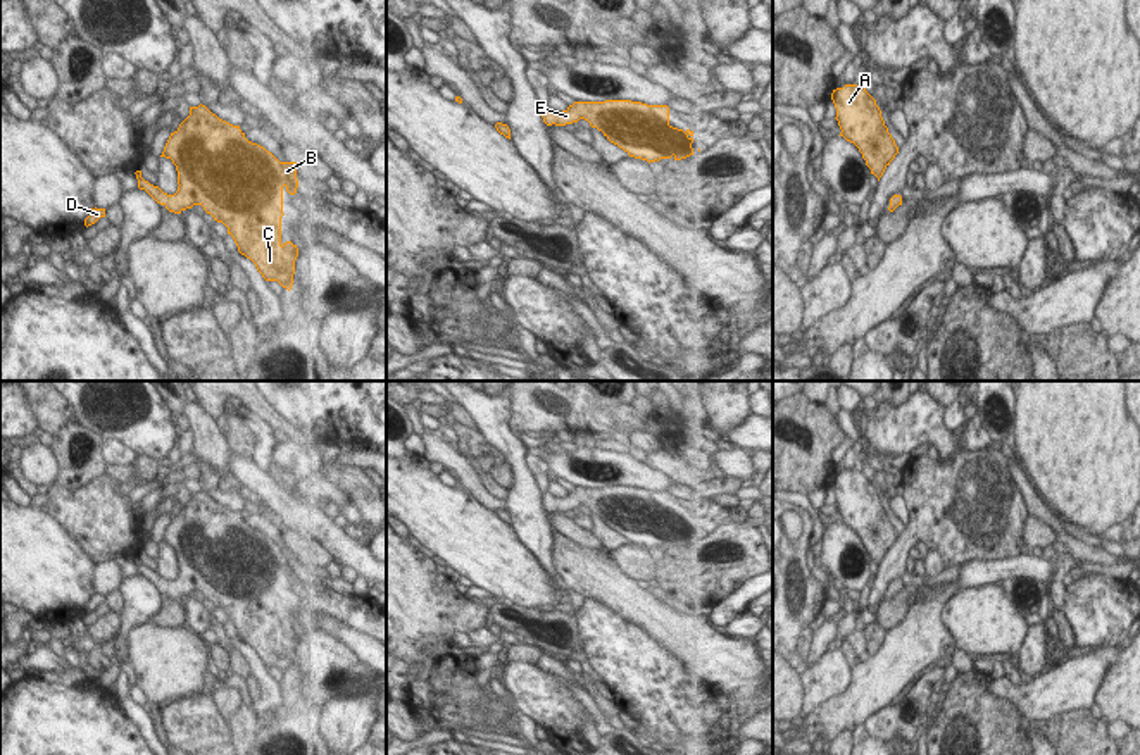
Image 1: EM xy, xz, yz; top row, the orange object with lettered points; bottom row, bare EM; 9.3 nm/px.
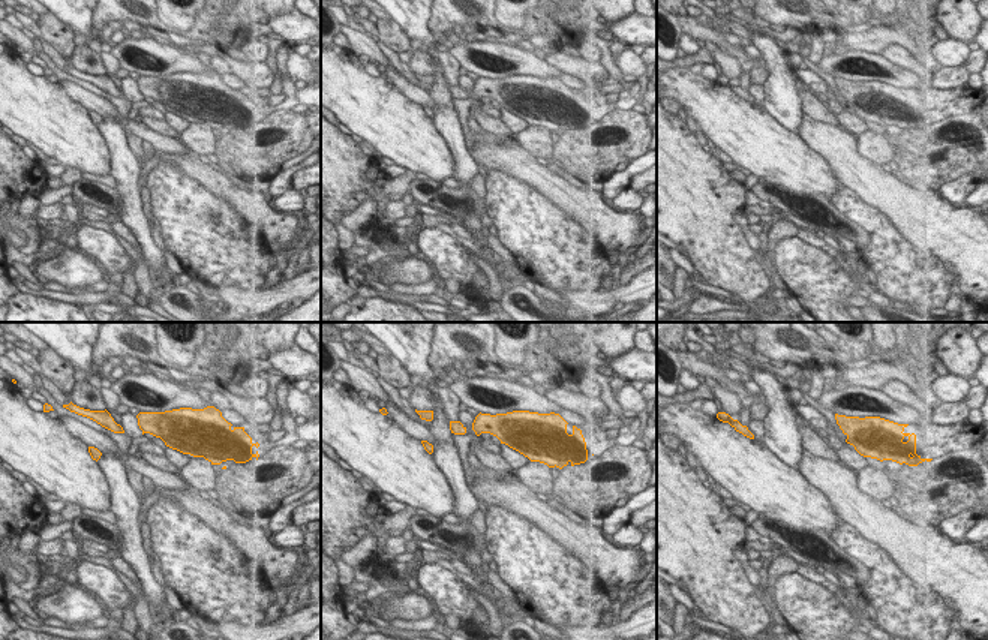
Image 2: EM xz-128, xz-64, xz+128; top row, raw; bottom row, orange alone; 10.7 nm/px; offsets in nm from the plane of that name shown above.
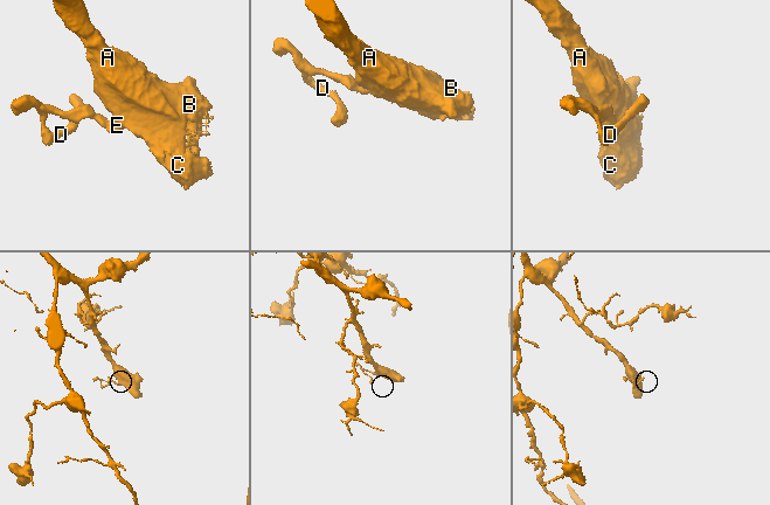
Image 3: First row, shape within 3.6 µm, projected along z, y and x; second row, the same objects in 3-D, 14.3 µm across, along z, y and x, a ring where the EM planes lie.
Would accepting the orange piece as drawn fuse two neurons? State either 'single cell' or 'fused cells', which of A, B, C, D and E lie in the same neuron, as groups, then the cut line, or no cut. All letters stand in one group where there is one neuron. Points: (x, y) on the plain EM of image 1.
single cell; A B C D E; no cut

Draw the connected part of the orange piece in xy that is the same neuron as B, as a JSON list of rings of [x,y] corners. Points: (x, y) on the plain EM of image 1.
[[[205,491],[190,493],[190,502],[171,519],[160,543],[171,545],[178,557],[178,577],[164,579],[136,557],[138,574],[145,576],[169,598],[181,600],[193,591],[202,591],[214,607],[228,614],[238,638],[250,645],[266,667],[278,667],[288,677],[293,672],[298,634],[281,627],[283,577],[297,579],[297,548],[279,548],[264,533],[245,524],[240,512],[233,512]]]

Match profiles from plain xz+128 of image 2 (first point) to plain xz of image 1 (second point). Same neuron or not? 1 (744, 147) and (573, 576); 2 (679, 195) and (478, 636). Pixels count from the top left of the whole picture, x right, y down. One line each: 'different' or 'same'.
1: different
2: different

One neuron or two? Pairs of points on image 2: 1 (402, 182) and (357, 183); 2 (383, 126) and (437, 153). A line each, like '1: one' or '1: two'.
1: one
2: one

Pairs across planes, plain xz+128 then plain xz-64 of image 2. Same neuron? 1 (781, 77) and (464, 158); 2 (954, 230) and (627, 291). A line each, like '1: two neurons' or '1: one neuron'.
1: one neuron
2: two neurons

